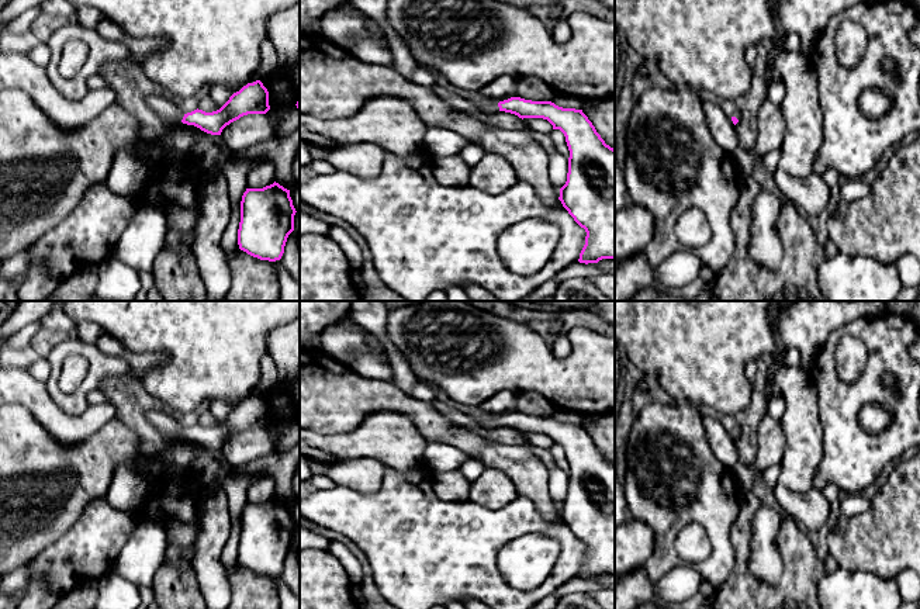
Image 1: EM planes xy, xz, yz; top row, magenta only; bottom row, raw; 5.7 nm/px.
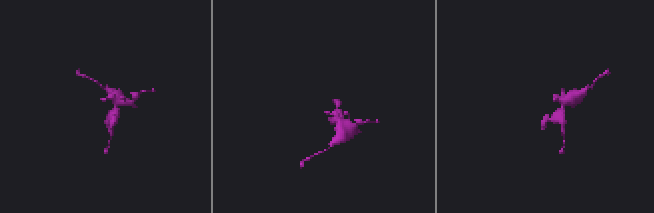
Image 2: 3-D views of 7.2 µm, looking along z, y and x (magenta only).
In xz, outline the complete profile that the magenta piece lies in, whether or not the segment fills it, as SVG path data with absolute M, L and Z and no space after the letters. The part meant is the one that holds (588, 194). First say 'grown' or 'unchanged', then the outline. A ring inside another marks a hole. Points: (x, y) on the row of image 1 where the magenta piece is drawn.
grown | M520 97L499 103L483 98L475 105L487 113L511 113L522 120L543 118L564 134L570 158L558 200L587 232L578 262L615 260L615 149L605 143L582 110Z

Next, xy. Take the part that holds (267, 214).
unchanged | M276 181L263 188L246 188L241 201L239 249L260 260L280 260L287 238L294 231L295 212L290 190Z

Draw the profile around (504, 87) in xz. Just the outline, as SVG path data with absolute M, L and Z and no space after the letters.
M502 75L478 90L484 98L499 103L516 97L516 79Z

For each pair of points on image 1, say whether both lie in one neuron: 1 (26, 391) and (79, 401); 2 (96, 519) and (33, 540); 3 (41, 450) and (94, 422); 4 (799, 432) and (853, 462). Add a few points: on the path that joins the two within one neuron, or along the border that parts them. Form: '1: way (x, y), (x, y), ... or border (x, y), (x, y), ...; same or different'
1: border (45, 384), (51, 398), (64, 411), (78, 414); different
2: border (90, 502), (82, 515), (45, 550); different
3: border (35, 418), (65, 445), (78, 445), (90, 436); different
4: border (819, 412), (822, 424), (822, 459), (813, 477); different

